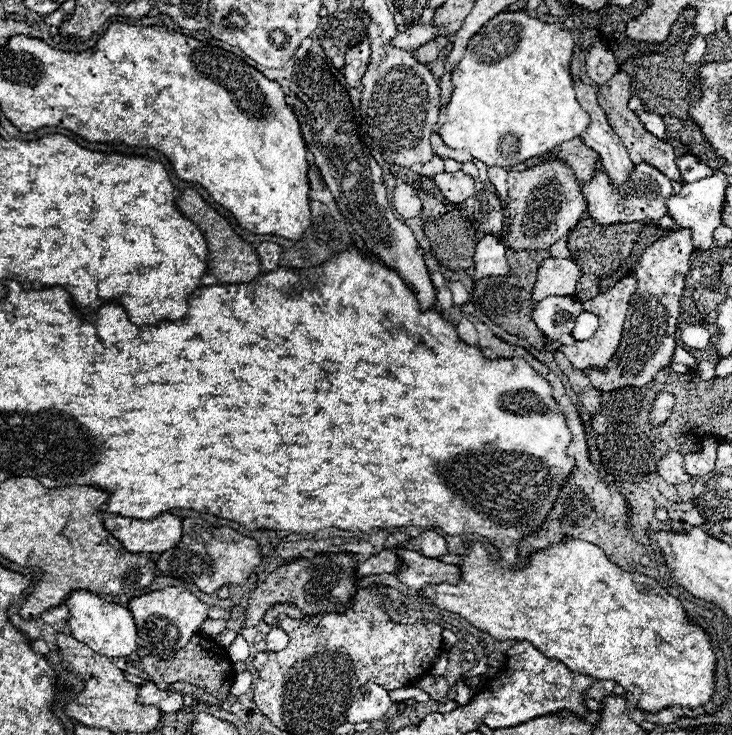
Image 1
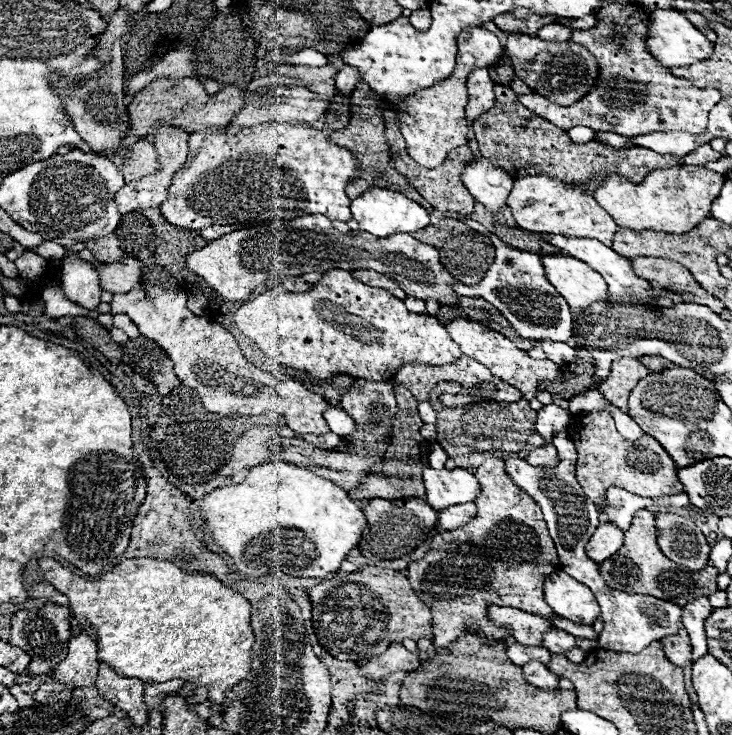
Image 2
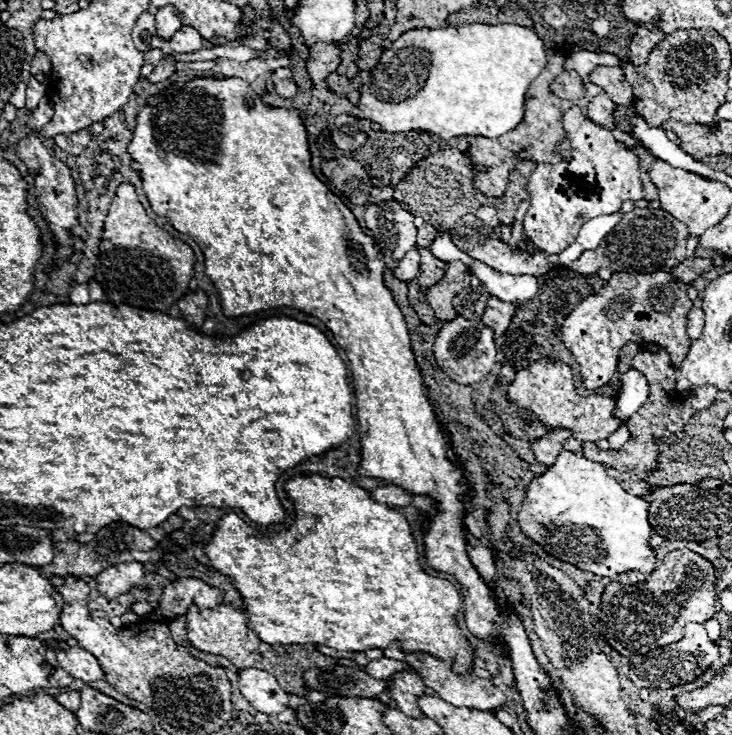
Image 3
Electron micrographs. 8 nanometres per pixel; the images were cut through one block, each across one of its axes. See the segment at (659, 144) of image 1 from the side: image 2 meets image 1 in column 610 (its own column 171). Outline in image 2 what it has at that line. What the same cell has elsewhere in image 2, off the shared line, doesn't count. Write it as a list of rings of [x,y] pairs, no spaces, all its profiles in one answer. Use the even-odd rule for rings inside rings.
[[[158,78],[150,82],[146,88],[136,92],[132,102],[128,104],[130,114],[130,128],[126,136],[138,136],[142,140],[154,140],[156,128],[162,124],[172,124],[176,128],[184,128],[184,132],[192,134],[196,130],[208,128],[208,126],[228,126],[232,116],[242,108],[244,90],[238,90],[236,86],[226,86],[222,92],[208,96],[204,92],[204,86],[196,78]]]

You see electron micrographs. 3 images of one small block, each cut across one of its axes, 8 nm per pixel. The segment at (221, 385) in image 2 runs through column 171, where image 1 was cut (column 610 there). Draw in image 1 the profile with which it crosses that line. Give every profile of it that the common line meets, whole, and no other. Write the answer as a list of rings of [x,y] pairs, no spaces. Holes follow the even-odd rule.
[[[626,276],[620,282],[616,282],[616,286],[610,288],[608,292],[584,302],[584,310],[598,316],[600,328],[596,330],[596,334],[590,340],[558,348],[574,364],[574,368],[586,370],[586,368],[592,368],[592,366],[606,366],[606,362],[614,356],[614,352],[616,352],[616,348],[620,344],[620,338],[622,338],[622,324],[624,324],[624,318],[626,318],[626,310],[628,310],[630,298],[636,292],[636,288],[638,288],[638,282],[632,276]]]

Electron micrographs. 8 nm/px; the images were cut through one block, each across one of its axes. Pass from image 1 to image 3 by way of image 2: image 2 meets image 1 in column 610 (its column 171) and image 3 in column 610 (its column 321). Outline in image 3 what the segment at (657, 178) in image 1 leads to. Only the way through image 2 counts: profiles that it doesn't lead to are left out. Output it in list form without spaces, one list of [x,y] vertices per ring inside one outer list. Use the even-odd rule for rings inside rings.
[[[572,106],[564,112],[562,124],[566,136],[570,140],[570,154],[558,164],[538,164],[532,176],[528,178],[528,196],[530,208],[524,218],[524,236],[540,250],[548,254],[560,254],[566,246],[570,246],[578,230],[584,222],[596,216],[618,212],[626,200],[640,200],[642,198],[642,182],[640,182],[640,158],[626,148],[624,142],[618,142],[610,130],[604,126],[594,124],[588,116],[582,114],[578,106]]]

